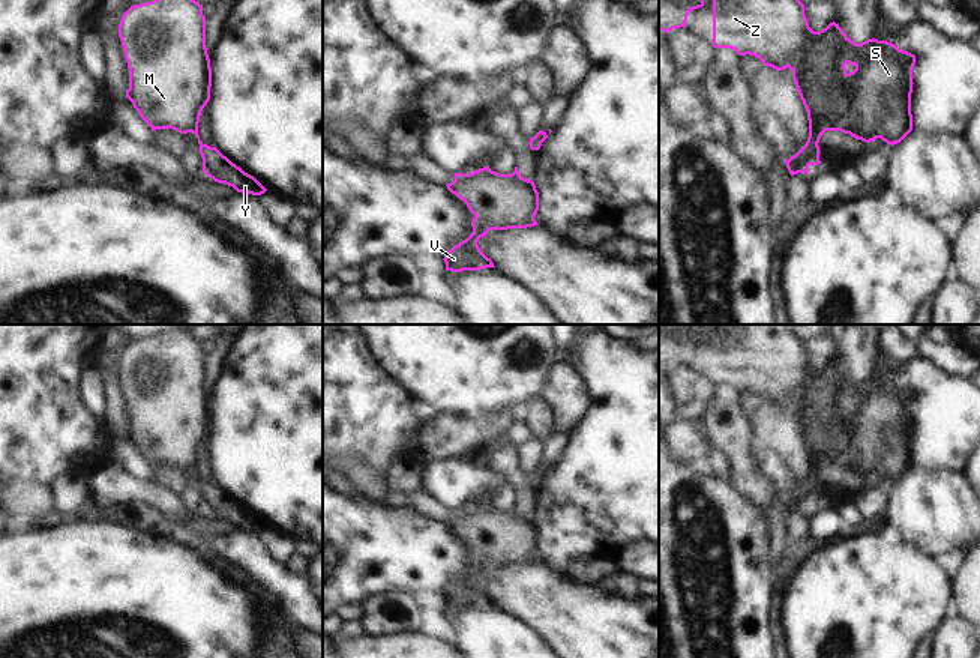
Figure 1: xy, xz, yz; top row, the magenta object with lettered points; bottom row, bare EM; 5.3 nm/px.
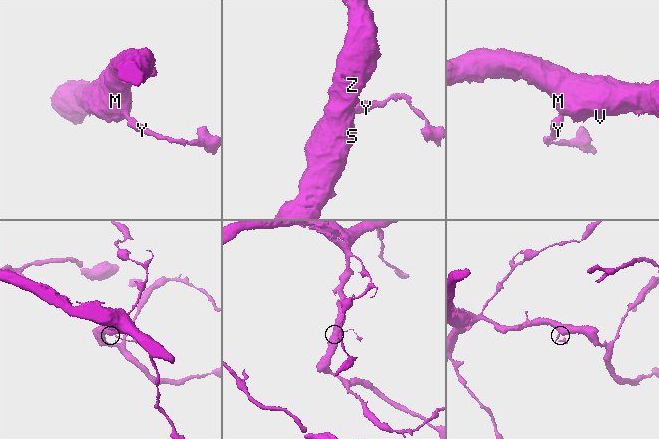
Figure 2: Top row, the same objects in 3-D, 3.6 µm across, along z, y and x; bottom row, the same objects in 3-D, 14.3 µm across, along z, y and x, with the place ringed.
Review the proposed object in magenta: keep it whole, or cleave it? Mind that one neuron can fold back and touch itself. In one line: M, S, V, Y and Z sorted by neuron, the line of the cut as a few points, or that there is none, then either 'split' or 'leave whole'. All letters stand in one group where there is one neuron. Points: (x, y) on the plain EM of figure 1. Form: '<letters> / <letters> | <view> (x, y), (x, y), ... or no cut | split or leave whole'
M S V Y Z | no cut | leave whole

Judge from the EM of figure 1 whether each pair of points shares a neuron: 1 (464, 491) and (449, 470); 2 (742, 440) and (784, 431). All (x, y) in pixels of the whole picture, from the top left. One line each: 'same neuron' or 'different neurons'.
1: same neuron
2: different neurons

